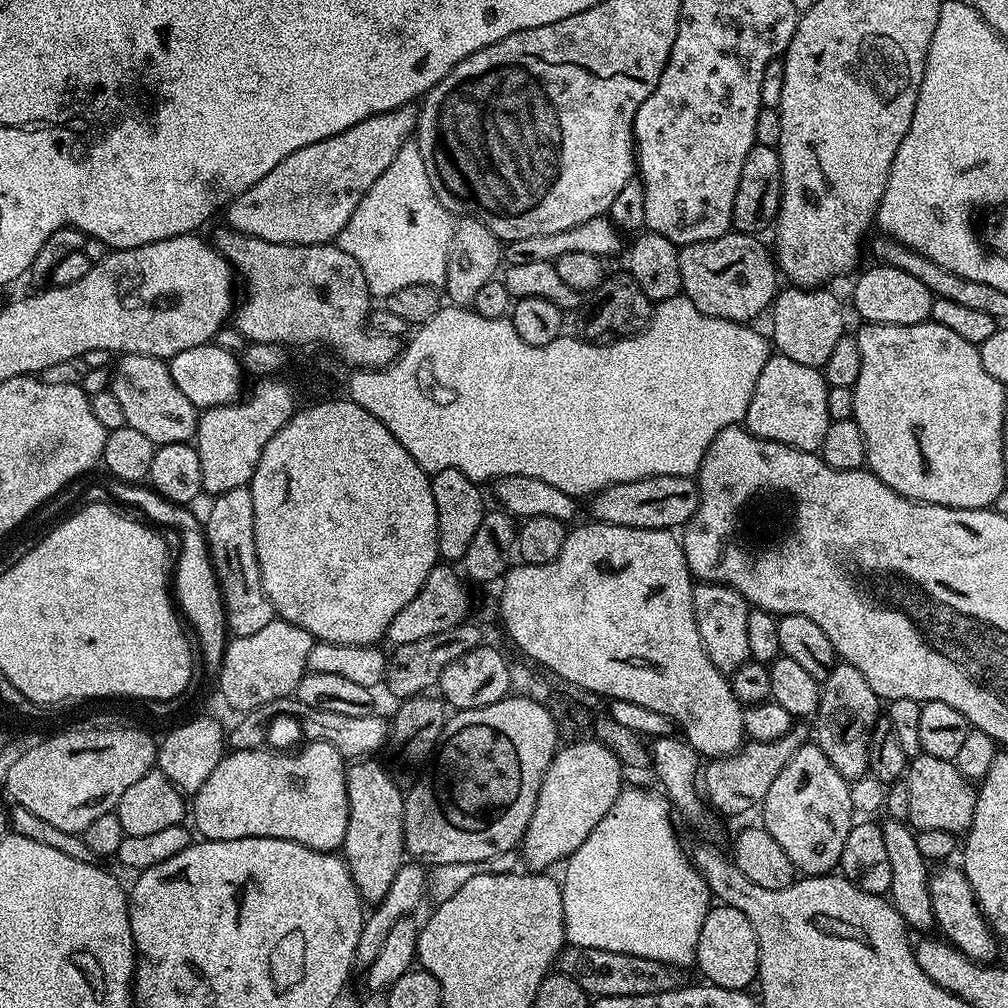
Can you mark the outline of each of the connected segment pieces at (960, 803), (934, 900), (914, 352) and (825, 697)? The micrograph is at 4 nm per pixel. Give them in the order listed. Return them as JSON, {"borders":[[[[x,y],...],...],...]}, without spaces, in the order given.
{"borders":[[[[923,754],[913,756],[908,761],[906,781],[910,792],[907,823],[913,829],[967,833],[974,818],[977,789],[973,781],[968,780],[958,771],[953,761],[939,760]]],[[[952,862],[933,867],[928,878],[928,886],[930,906],[936,919],[935,927],[940,928],[939,935],[971,960],[995,961],[998,956],[996,938],[992,934],[992,929],[988,927],[988,920],[983,910],[980,909],[980,903],[976,900],[976,895],[966,878],[963,867],[956,865],[955,868]]],[[[864,322],[859,326],[861,328],[855,329],[854,335],[858,342],[858,354],[862,354],[862,371],[858,374],[858,382],[851,388],[854,394],[854,414],[852,419],[855,420],[858,430],[862,430],[862,438],[866,442],[867,467],[879,480],[886,482],[886,486],[890,486],[894,491],[906,498],[920,501],[921,504],[941,504],[947,508],[992,508],[996,503],[996,499],[1006,491],[1006,484],[1004,484],[1004,392],[1006,392],[1006,388],[1005,385],[999,384],[994,378],[990,378],[990,374],[986,374],[986,366],[982,366],[979,347],[966,342],[966,338],[958,338],[958,334],[953,334],[950,330],[946,330],[946,326],[938,326],[931,322],[923,324],[869,324]]],[[[838,662],[834,670],[821,681],[814,740],[826,758],[830,759],[830,764],[849,782],[867,775],[869,738],[873,726],[880,718],[879,710],[881,713],[879,697],[854,666]]]]}

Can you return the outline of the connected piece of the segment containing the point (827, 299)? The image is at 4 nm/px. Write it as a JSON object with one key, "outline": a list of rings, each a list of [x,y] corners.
{"outline":[[[788,286],[788,289],[777,291],[776,299],[770,305],[770,317],[772,316],[772,336],[770,332],[770,340],[774,345],[775,351],[786,358],[794,358],[794,362],[802,362],[802,366],[810,366],[811,368],[823,369],[826,358],[830,358],[830,354],[834,351],[834,346],[846,334],[844,328],[844,308],[840,305],[840,300],[832,292],[827,292],[829,289],[824,286],[817,286],[815,288],[802,288],[799,286]]]}

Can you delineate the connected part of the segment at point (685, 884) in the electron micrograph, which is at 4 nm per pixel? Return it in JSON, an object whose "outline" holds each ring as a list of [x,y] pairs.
{"outline":[[[625,787],[614,806],[606,810],[606,818],[590,830],[590,838],[568,857],[564,939],[569,945],[634,954],[677,966],[691,965],[695,961],[698,934],[710,907],[710,893],[686,848],[684,852],[680,845],[671,815],[670,805],[663,795],[655,796],[644,788]]]}

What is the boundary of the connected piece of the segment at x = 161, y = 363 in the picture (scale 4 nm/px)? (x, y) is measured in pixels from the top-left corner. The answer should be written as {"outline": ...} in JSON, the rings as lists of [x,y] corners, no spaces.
{"outline":[[[133,352],[121,355],[110,372],[110,391],[122,405],[127,427],[146,434],[152,444],[186,444],[195,437],[198,409],[178,390],[167,359]]]}

